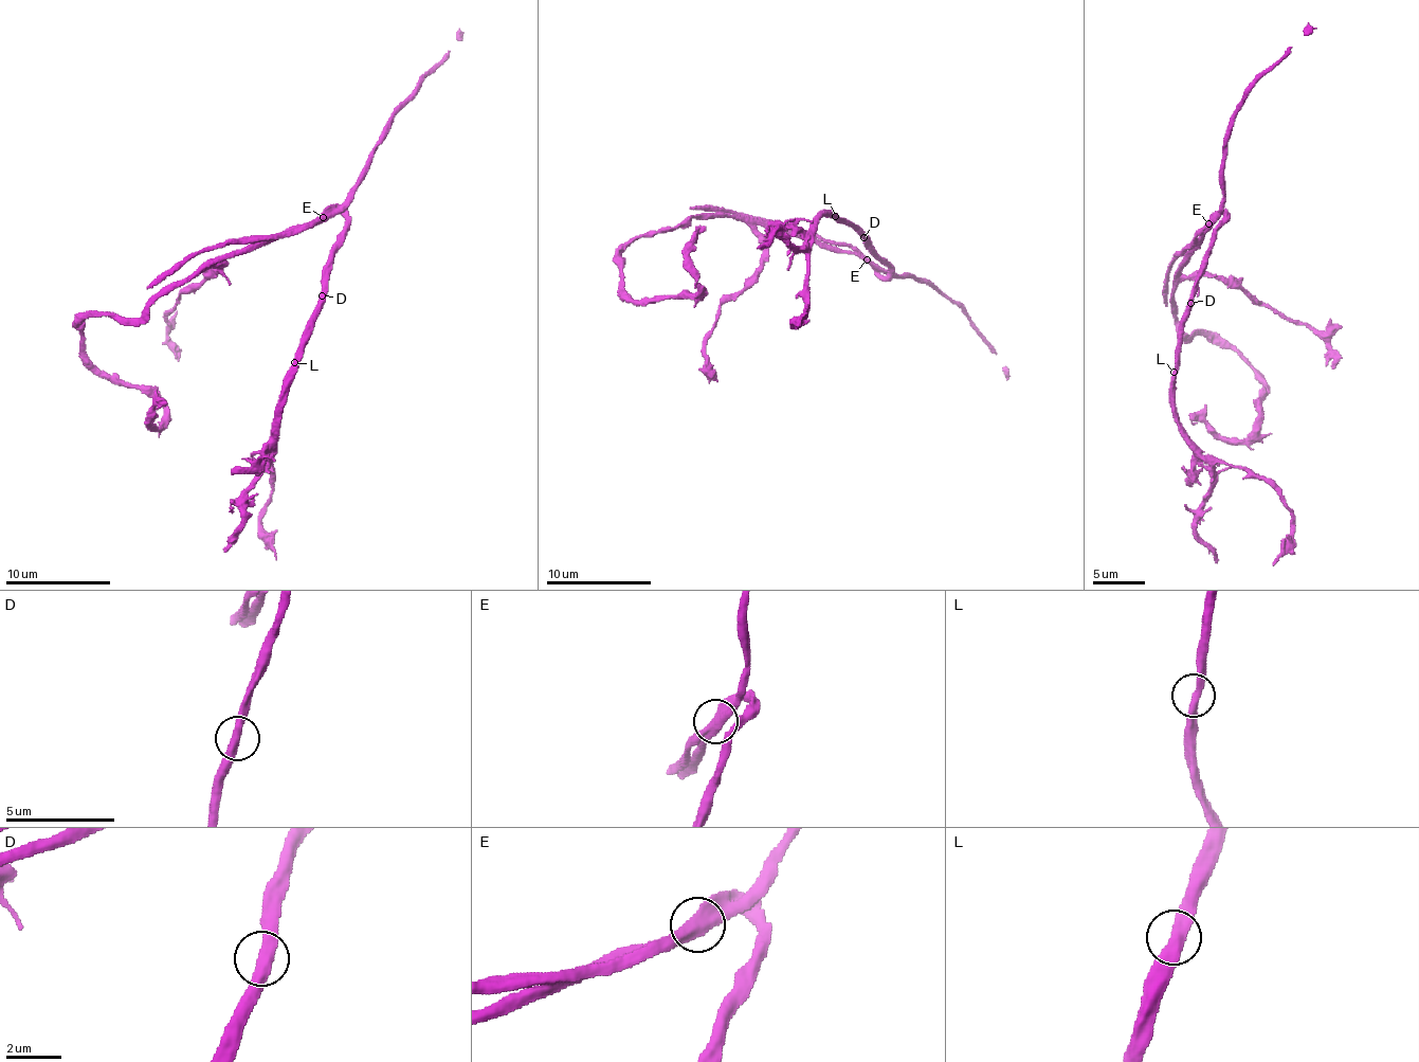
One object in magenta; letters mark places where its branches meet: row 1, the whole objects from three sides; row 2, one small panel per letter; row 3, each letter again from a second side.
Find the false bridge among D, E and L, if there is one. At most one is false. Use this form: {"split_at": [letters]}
{"split_at": ["E"]}

